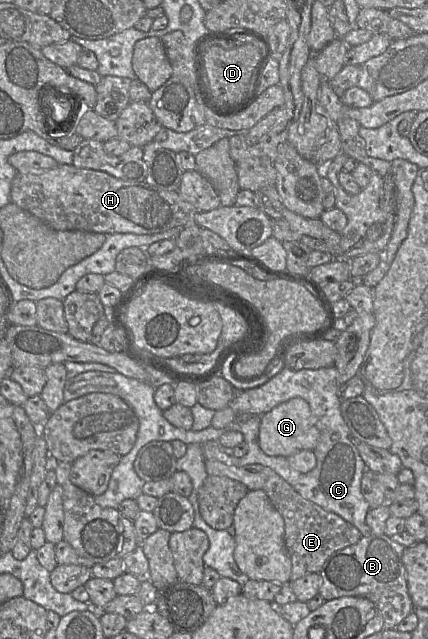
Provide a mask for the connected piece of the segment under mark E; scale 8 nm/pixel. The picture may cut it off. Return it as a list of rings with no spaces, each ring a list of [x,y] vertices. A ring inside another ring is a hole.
[[[208,459],[205,461],[205,467],[208,476],[226,476],[243,483],[248,490],[262,490],[266,493],[271,504],[284,520],[285,546],[292,563],[291,582],[308,573],[319,573],[332,554],[356,544],[362,537],[354,525],[303,498],[289,483],[267,466],[261,464],[233,466]]]

